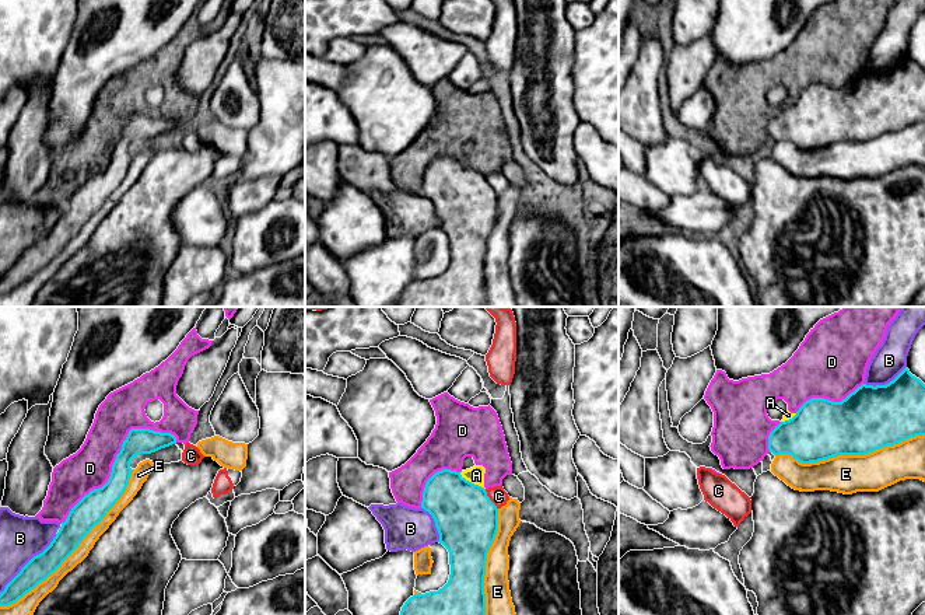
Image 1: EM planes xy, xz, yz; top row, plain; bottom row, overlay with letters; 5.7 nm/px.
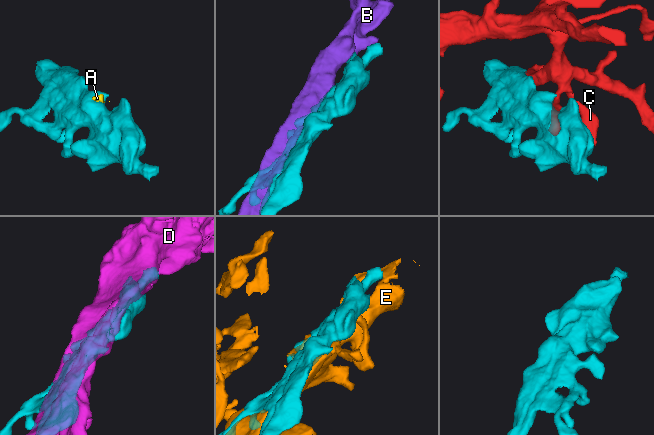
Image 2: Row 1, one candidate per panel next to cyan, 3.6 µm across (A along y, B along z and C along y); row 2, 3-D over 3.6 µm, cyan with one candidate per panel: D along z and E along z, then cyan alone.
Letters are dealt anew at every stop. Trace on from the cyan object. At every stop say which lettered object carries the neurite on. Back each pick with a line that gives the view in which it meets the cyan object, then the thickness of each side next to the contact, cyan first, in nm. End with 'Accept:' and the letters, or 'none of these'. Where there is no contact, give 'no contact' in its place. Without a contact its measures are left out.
Accept: none of these

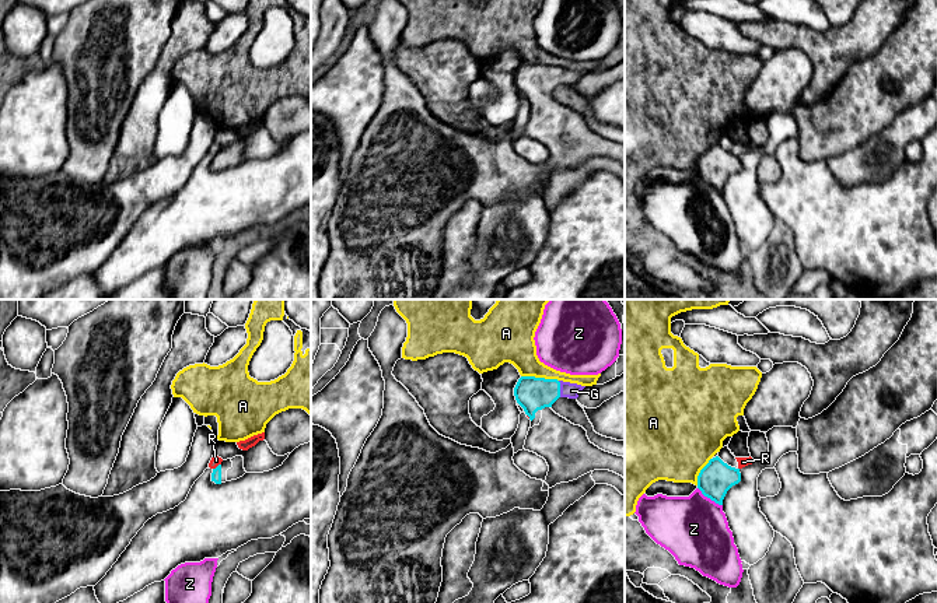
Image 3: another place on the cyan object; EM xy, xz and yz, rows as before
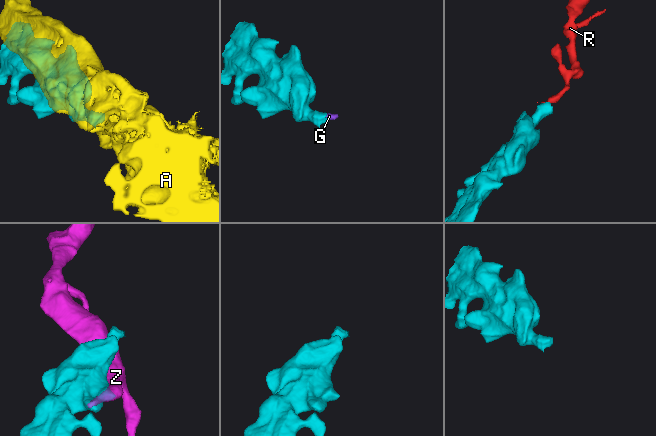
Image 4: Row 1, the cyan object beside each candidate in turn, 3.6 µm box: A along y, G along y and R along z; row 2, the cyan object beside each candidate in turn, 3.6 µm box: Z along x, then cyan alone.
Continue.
G: meets cyan in xz; 190 nm thick on the cyan side, 90 nm on the other
Accept: G

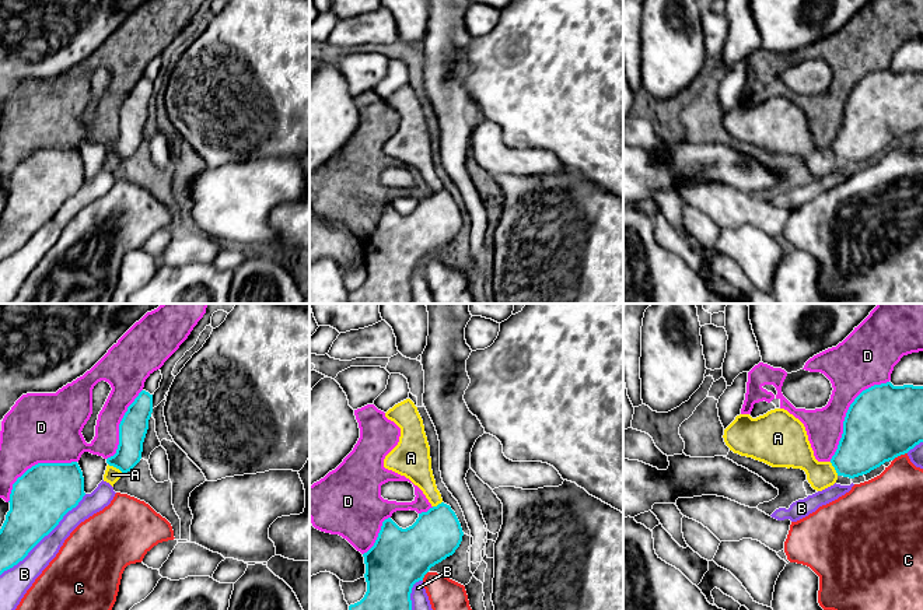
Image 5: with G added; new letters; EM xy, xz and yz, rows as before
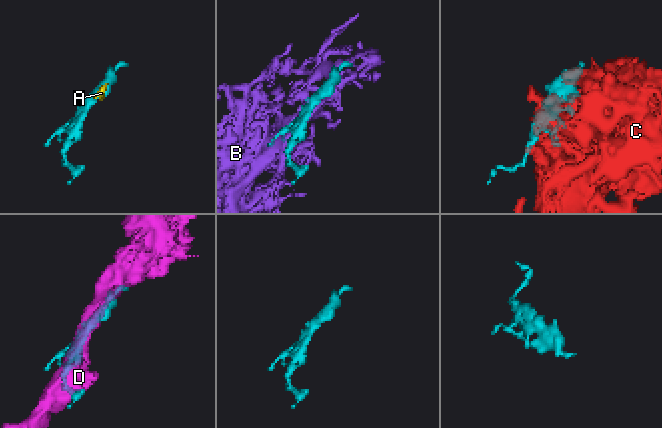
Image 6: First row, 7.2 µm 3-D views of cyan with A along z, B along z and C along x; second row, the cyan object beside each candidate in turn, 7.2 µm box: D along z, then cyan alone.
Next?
A: meets cyan in xy; 160 nm thick on the cyan side, 90 nm on the other
Accept: A

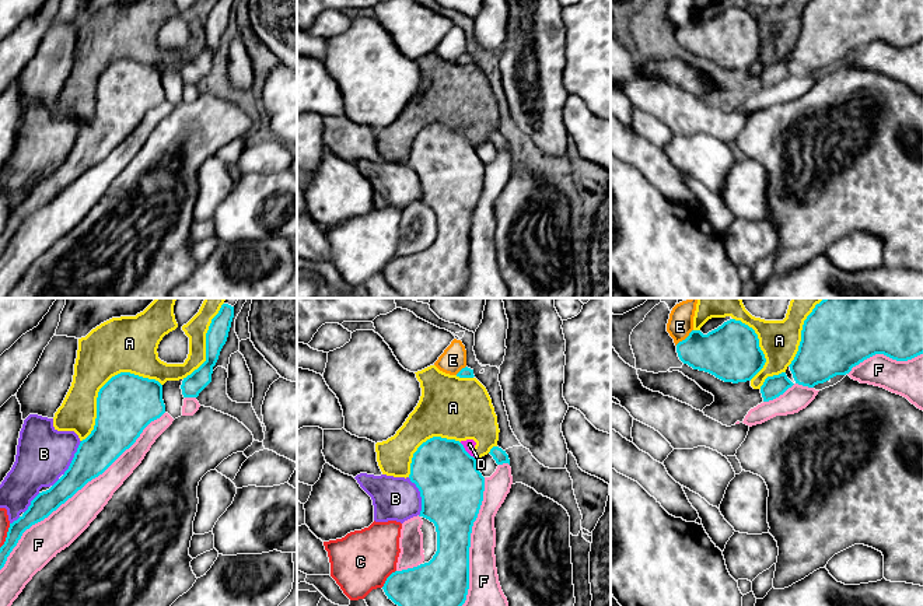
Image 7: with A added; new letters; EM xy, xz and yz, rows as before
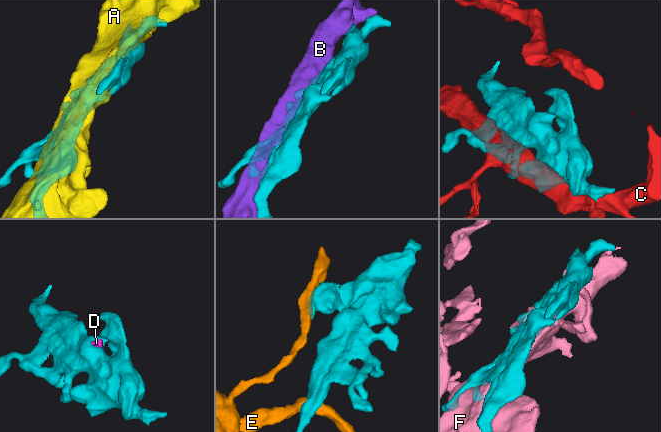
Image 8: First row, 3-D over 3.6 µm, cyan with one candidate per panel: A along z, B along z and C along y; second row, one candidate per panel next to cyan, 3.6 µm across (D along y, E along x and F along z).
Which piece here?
Accept: none of these

